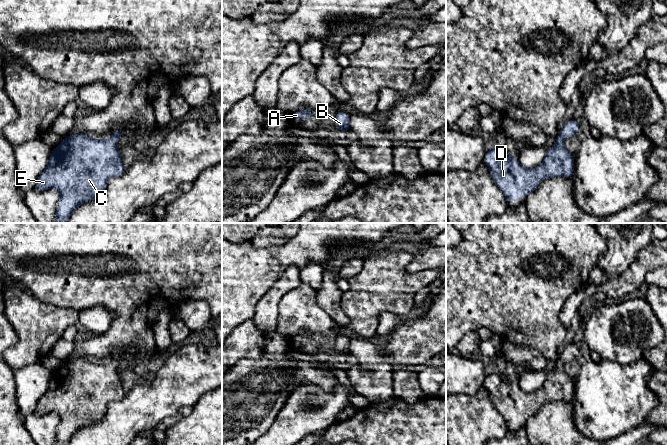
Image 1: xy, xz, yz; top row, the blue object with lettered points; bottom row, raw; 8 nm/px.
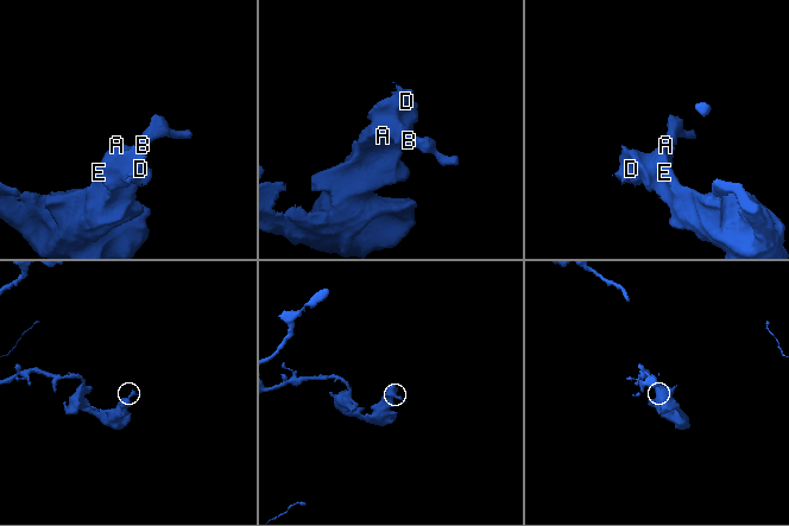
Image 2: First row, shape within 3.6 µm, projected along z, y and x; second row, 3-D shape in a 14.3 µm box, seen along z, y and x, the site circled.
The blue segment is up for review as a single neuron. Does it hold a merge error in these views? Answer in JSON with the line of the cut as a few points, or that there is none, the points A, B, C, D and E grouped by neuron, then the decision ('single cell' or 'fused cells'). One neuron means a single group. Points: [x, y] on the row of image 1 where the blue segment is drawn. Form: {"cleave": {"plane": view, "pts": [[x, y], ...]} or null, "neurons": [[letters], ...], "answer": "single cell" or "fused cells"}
{"cleave": null, "neurons": [["A", "B", "C", "D", "E"]], "answer": "single cell"}

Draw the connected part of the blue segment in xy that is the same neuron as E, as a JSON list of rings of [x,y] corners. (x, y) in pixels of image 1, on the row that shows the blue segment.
[[[115,130],[106,140],[72,134],[52,150],[34,188],[59,192],[54,223],[67,223],[78,206],[98,198],[110,178],[124,173],[117,147],[117,140],[123,134],[124,130]]]

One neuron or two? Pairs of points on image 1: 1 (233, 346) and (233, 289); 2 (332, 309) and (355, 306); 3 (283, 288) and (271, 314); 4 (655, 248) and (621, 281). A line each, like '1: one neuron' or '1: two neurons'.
1: two neurons
2: two neurons
3: one neuron
4: one neuron

